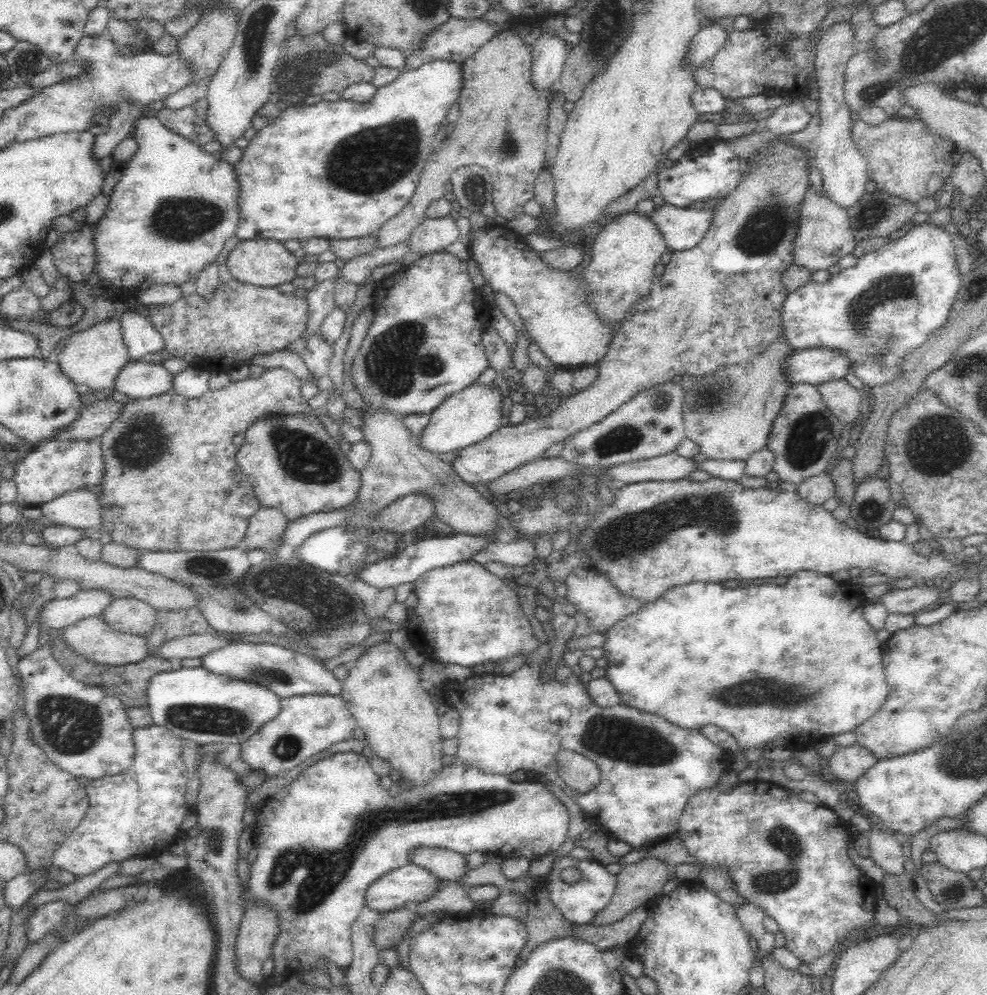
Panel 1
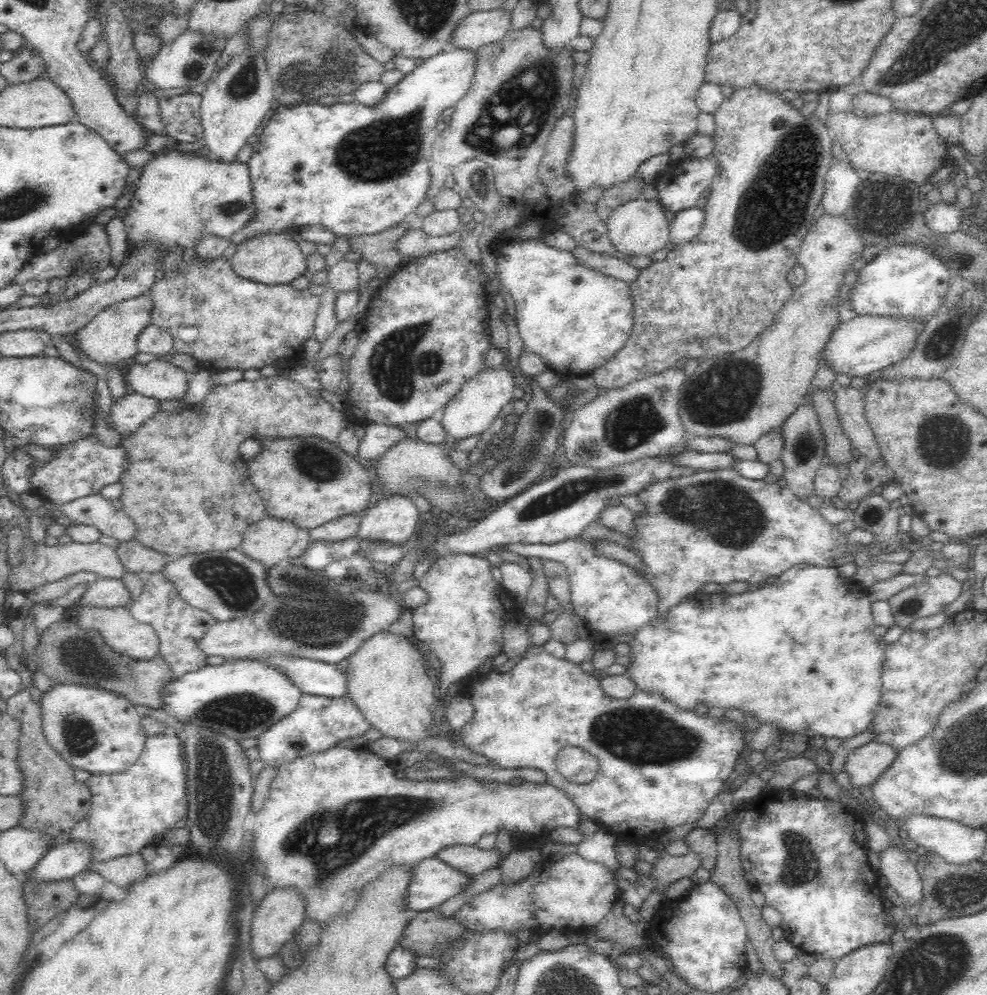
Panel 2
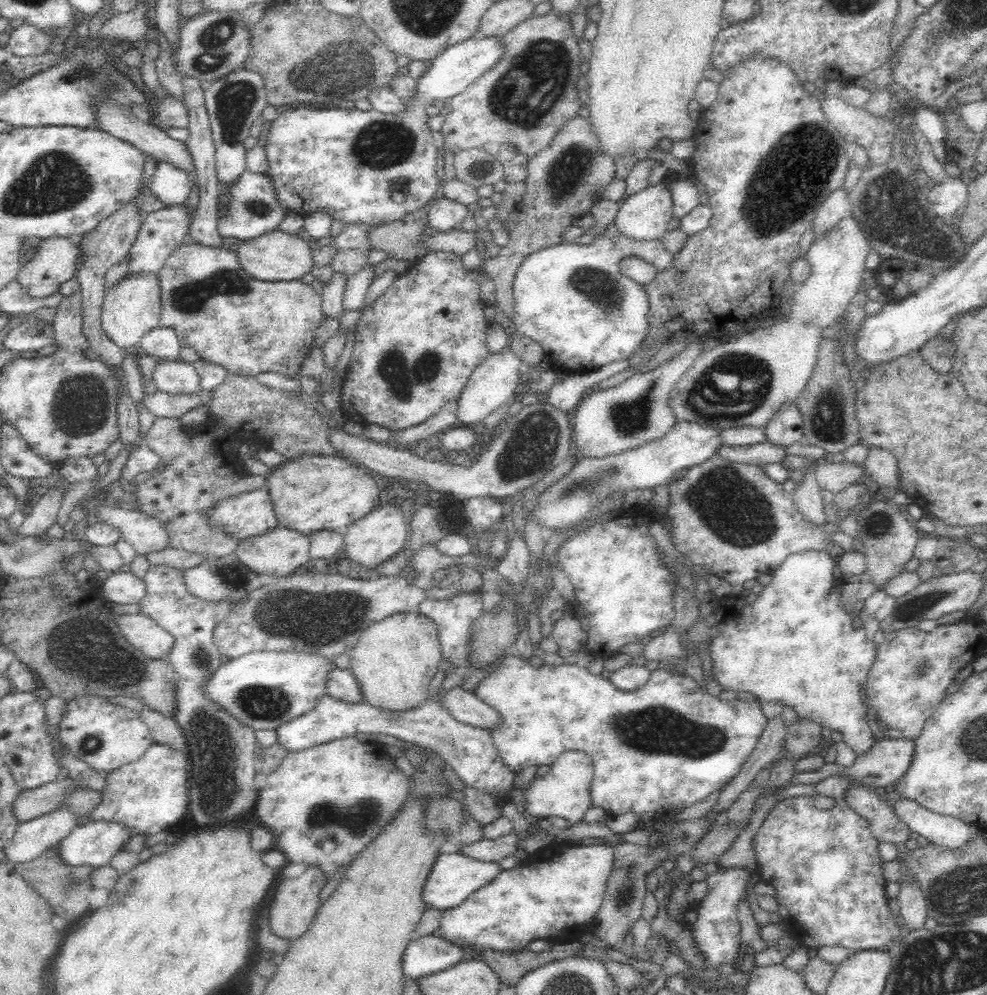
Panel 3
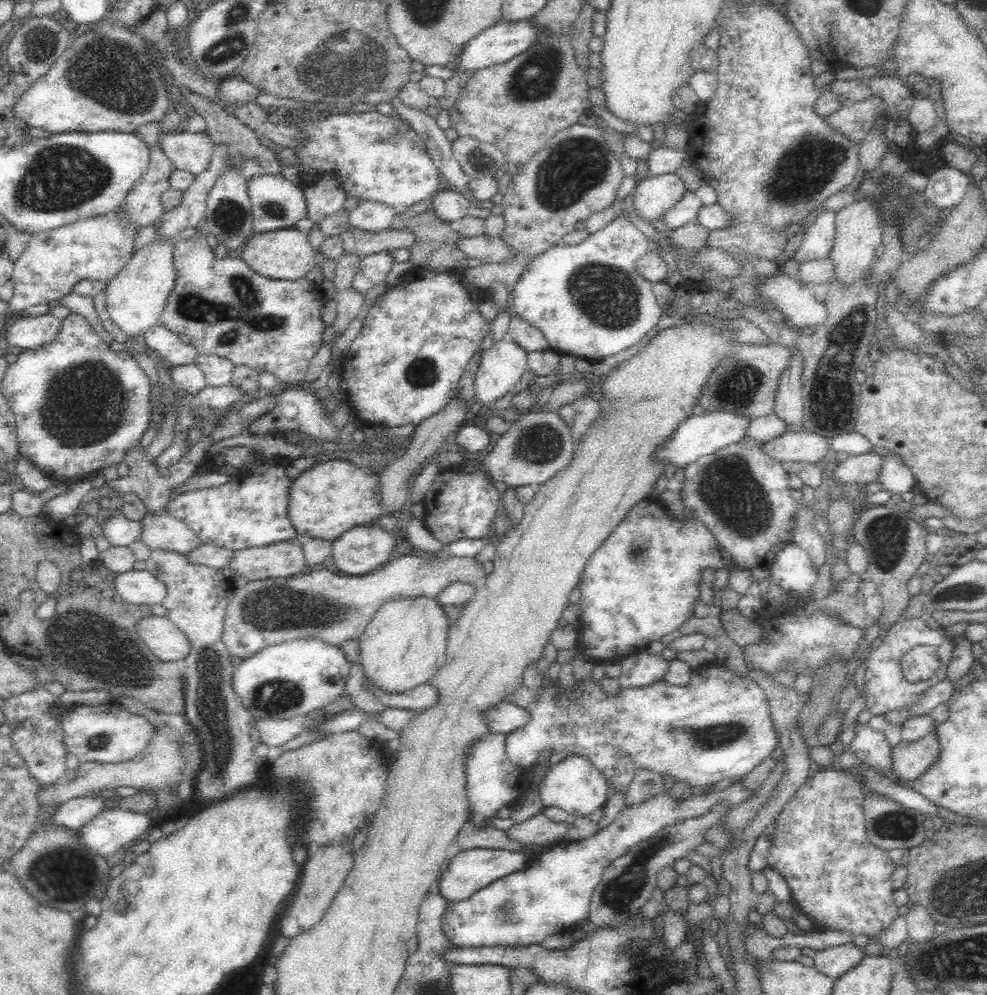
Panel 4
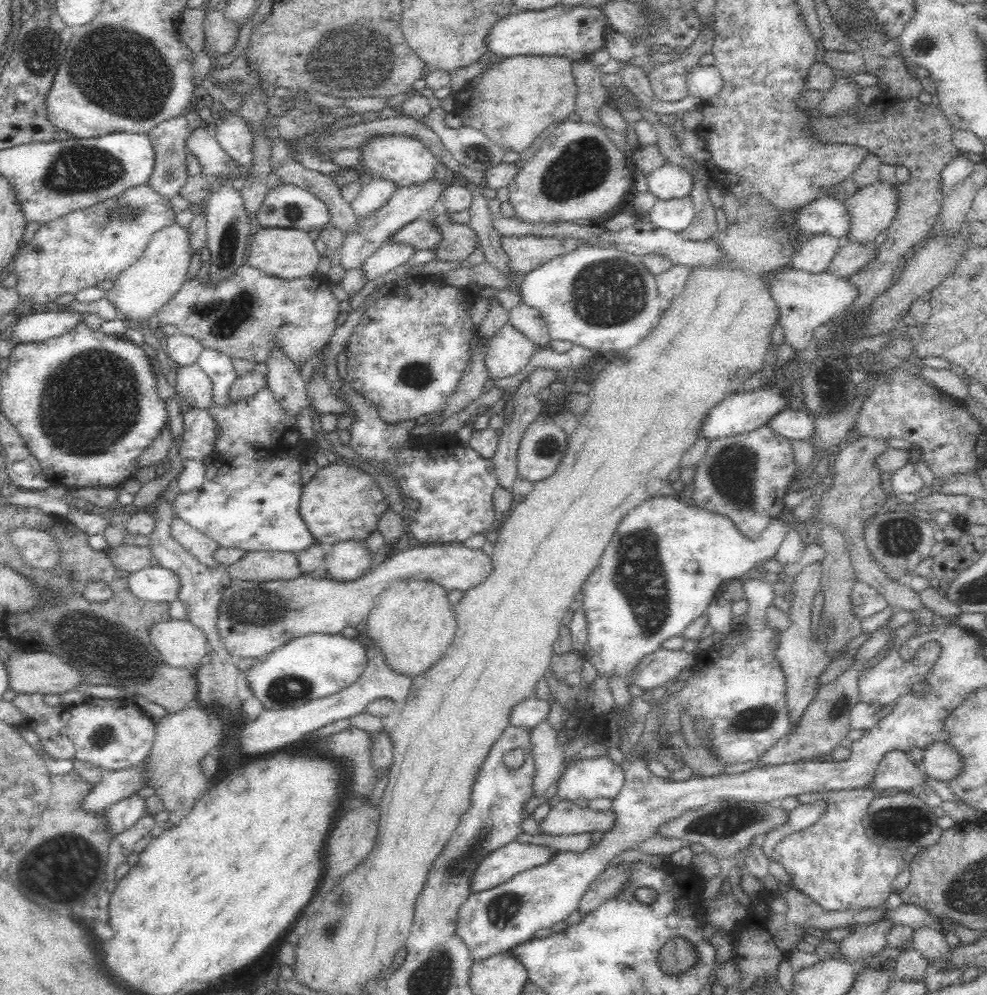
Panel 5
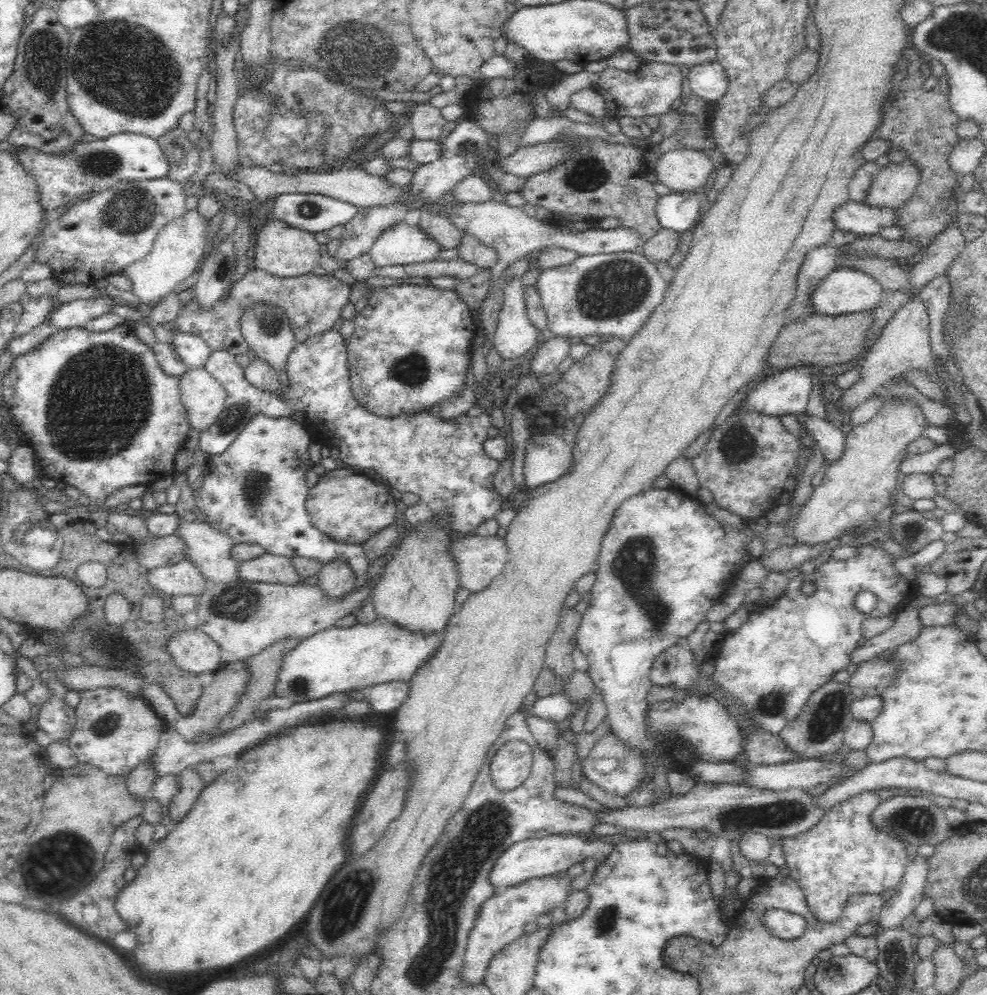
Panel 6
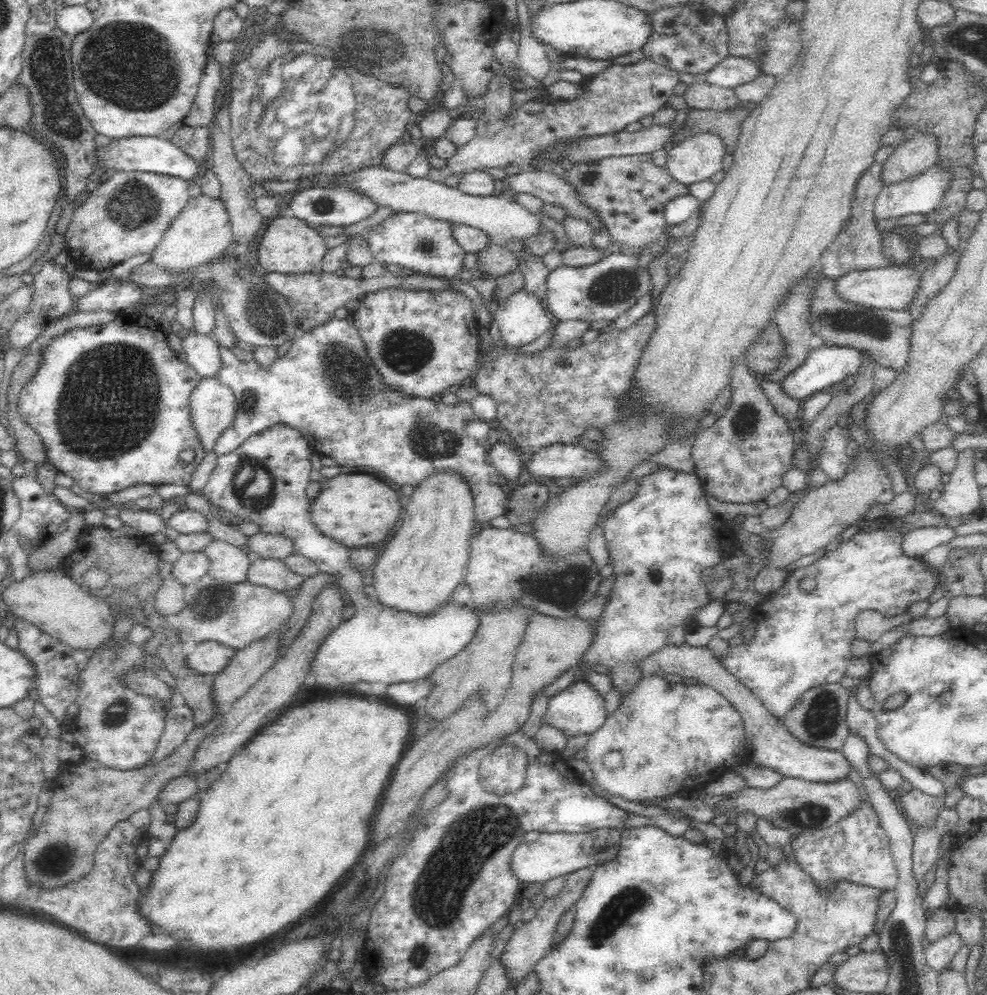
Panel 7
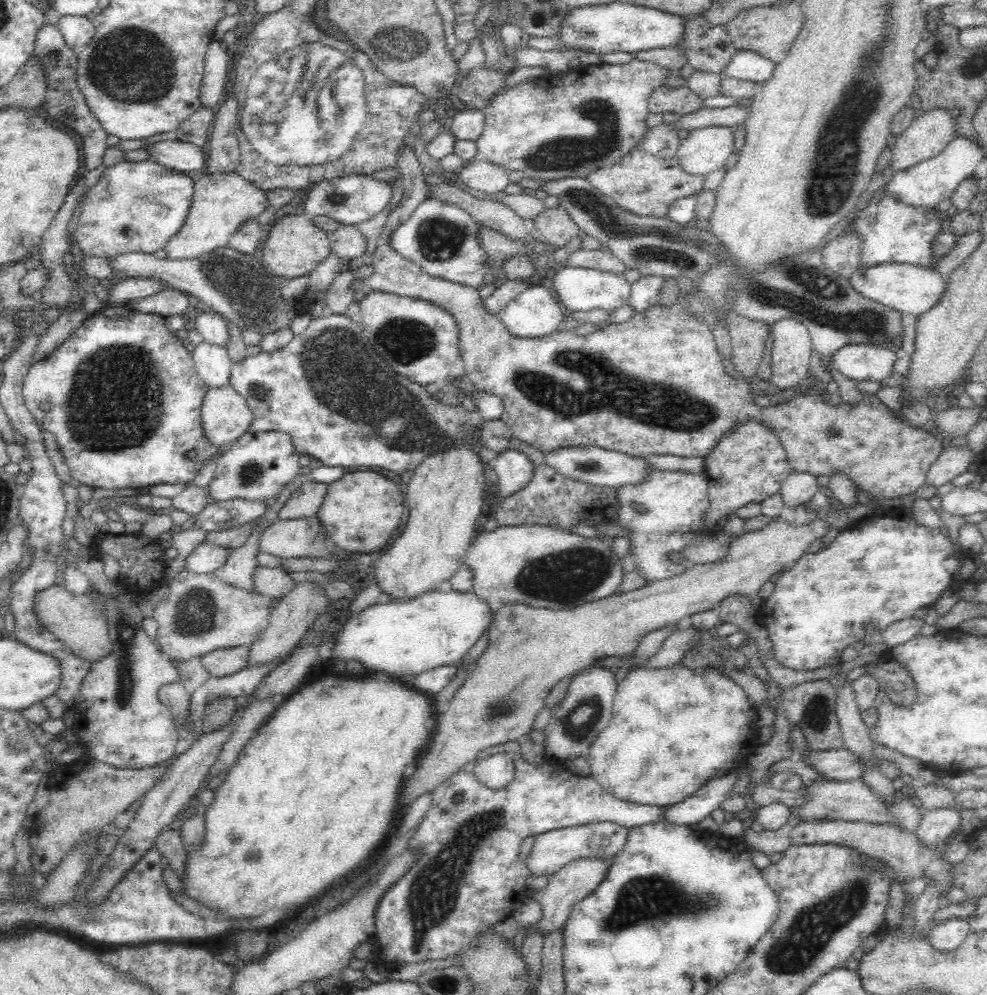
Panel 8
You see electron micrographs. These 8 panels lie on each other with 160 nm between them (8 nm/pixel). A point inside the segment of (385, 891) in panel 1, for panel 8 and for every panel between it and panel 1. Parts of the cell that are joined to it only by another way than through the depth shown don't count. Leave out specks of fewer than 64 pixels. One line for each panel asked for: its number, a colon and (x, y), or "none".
2: (433, 881)
3: (453, 877)
4: (470, 870)
5: (502, 864)
6: (534, 857)
7: (552, 854)
8: (551, 850)

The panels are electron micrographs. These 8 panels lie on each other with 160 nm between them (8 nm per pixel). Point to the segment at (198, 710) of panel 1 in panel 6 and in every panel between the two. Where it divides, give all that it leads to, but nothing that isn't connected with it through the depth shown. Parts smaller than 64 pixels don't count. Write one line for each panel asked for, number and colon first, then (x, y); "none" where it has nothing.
2: (241, 698)
3: (262, 689)
4: (294, 677)
5: (313, 666)
6: (339, 659)

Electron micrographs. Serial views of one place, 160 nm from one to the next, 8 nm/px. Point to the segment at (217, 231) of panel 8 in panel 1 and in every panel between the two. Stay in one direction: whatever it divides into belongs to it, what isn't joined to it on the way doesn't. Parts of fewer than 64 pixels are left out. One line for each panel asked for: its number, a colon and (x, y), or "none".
1: (91, 358)
2: (110, 338)
3: (132, 307)
4: (135, 298)
5: (139, 291)
6: (175, 254)
7: (202, 232)

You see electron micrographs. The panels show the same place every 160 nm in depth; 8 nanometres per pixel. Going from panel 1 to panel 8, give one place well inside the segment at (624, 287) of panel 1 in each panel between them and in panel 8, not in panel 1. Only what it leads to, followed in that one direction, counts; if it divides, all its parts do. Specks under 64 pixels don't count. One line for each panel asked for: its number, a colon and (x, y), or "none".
2: (639, 227)
3: (645, 215)
4: (652, 198)
5: (669, 181)
6: (684, 170)
7: (696, 158)
8: (704, 150)

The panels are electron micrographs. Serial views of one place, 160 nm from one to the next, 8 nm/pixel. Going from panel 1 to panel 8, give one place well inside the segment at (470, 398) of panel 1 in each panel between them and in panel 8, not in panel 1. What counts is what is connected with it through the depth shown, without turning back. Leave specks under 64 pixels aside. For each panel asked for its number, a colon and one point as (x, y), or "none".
2: (474, 408)
3: (491, 384)
4: (502, 363)
5: (508, 351)
6: (515, 335)
7: (521, 318)
8: (536, 312)

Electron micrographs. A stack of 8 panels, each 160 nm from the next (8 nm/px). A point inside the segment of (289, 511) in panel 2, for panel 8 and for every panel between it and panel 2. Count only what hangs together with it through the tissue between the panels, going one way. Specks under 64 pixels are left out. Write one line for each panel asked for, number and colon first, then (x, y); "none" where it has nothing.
3: (309, 493)
4: (334, 496)
5: (341, 502)
6: (348, 507)
7: (355, 510)
8: (361, 510)

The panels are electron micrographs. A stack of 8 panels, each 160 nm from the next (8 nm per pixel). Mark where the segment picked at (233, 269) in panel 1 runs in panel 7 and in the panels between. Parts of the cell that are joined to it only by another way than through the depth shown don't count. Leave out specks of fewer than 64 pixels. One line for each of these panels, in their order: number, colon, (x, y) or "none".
2: (274, 259)
3: (275, 256)
4: (286, 254)
5: (288, 253)
6: (281, 250)
7: (289, 246)

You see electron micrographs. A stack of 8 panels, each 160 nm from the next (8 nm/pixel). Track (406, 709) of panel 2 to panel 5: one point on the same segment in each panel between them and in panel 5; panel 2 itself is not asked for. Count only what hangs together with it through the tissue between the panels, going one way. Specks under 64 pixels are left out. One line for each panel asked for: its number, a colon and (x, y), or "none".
3: (394, 661)
4: (403, 646)
5: (412, 622)

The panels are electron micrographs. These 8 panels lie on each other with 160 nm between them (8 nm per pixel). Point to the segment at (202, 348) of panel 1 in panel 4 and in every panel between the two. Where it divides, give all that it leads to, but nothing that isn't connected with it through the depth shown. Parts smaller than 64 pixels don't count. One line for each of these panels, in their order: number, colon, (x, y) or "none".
2: (227, 322)
3: (248, 326)
4: (271, 325)

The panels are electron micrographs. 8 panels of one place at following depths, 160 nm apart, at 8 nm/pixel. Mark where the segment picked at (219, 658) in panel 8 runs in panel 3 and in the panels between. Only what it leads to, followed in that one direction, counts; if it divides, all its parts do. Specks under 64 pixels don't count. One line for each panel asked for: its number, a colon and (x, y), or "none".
3: (143, 633)
4: (160, 635)
5: (179, 642)
6: (194, 651)
7: (209, 657)

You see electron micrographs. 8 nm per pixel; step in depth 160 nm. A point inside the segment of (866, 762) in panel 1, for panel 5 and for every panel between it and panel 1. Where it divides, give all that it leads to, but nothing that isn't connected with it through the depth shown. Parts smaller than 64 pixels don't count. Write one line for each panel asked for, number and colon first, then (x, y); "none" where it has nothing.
2: (864, 764)
3: (886, 760)
4: (909, 760)
5: (940, 761)

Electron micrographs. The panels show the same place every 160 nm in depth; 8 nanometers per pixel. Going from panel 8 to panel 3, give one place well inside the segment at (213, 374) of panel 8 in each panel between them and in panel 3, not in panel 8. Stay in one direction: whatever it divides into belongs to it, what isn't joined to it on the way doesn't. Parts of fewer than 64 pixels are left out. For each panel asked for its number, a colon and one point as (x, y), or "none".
3: (161, 343)
4: (161, 342)
5: (183, 350)
6: (191, 349)
7: (202, 352)

